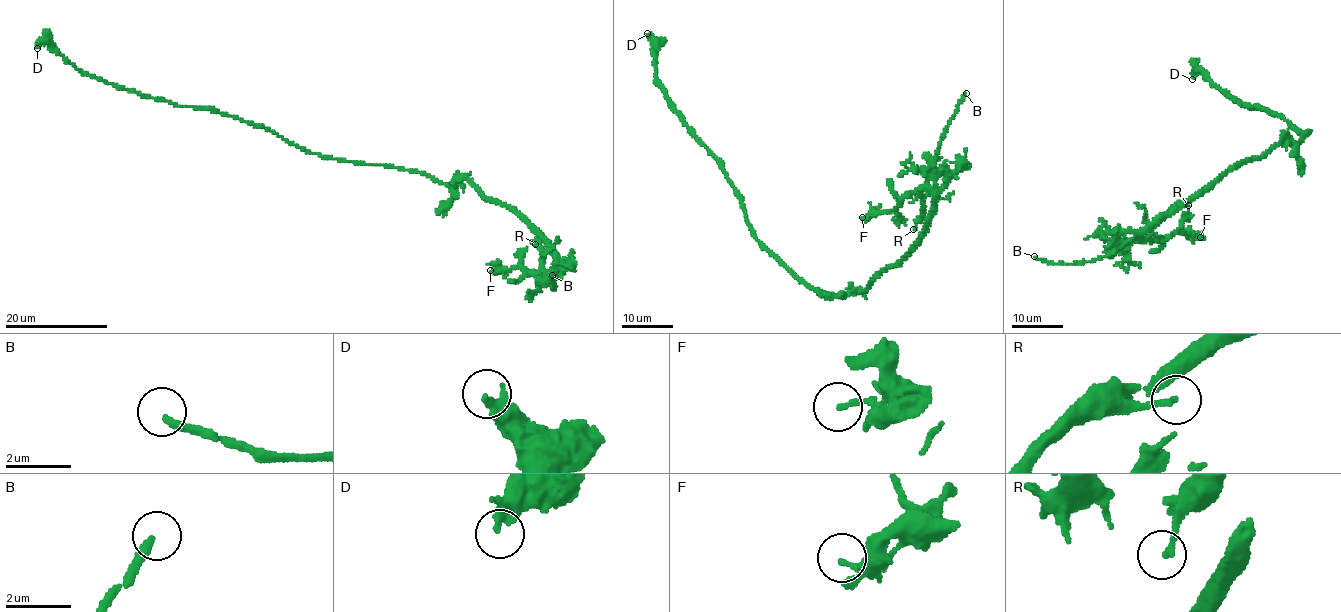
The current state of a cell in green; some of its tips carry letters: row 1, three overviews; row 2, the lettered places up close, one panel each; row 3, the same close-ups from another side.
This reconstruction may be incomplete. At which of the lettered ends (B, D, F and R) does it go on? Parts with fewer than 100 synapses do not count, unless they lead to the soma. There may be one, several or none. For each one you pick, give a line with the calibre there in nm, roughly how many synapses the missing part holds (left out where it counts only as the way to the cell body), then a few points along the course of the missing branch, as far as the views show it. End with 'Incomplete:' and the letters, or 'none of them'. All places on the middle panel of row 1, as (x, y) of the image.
B: 240 nm thick; missing branch runs (966, 93), (966, 63), (958, 59), (948, 70), (948, 90), (966, 121), (974, 149), (982, 157)
Incomplete: B

